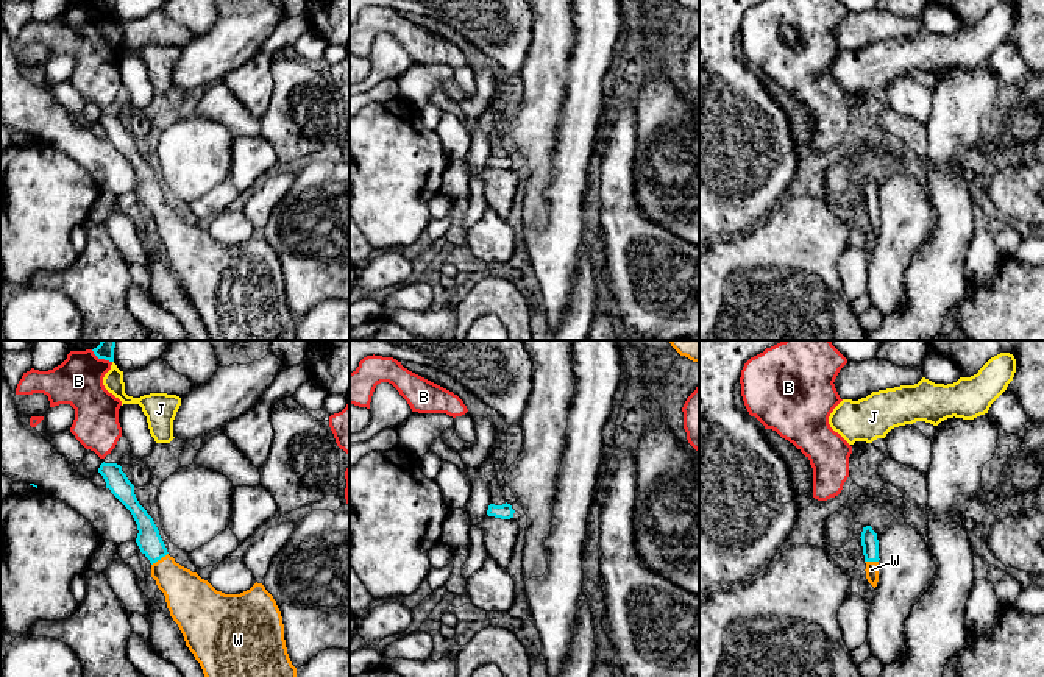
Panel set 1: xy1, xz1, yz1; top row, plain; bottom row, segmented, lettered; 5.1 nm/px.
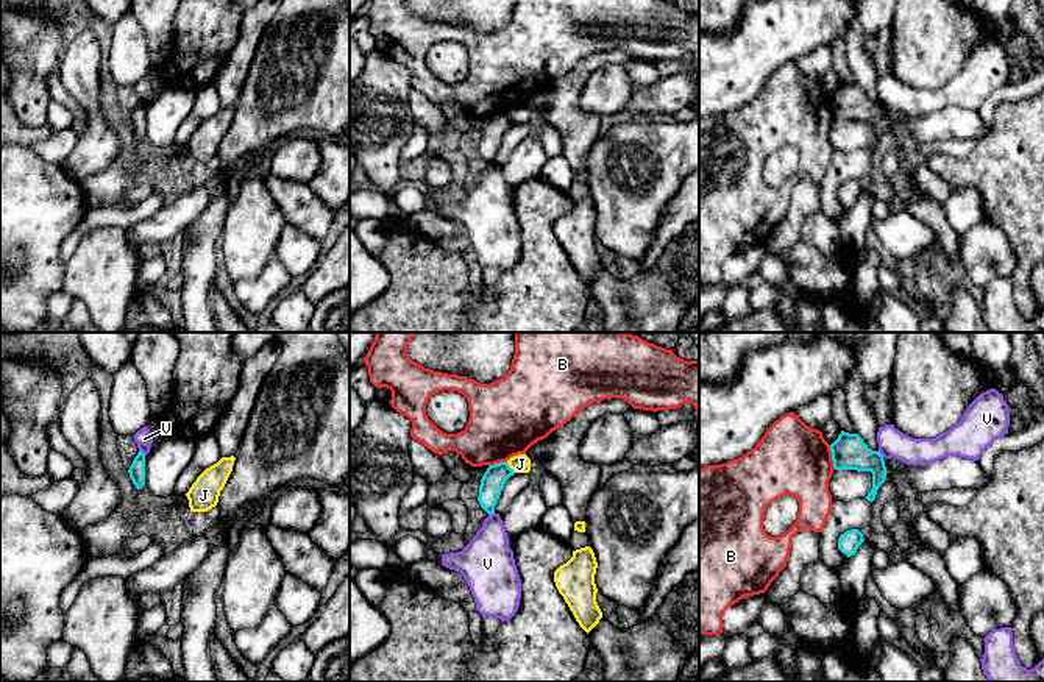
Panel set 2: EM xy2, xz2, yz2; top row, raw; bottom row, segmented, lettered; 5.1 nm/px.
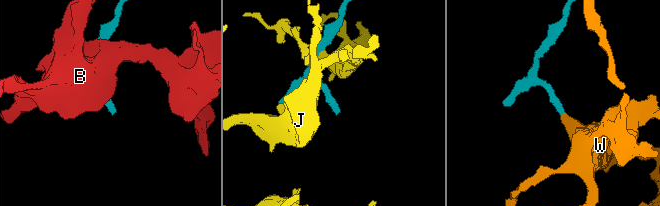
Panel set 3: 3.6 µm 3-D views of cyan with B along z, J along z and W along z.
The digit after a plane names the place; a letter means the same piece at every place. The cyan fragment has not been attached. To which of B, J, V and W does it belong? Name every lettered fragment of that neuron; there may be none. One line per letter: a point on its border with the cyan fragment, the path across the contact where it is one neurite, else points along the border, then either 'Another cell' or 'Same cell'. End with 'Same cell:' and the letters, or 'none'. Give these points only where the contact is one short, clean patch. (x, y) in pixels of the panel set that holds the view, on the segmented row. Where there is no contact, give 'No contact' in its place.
B: Touches cyan at yz2 (832, 458). Boundary: yz2 (829, 445), (835, 468). Another cell
J: Touches cyan at xz2 (509, 467). Boundary: xz2 (506, 462), (515, 472). Another cell
V: Touches cyan at xy2 (141, 451). Boundary: xy2 (139, 450), (145, 454). Another cell
W: Touches cyan at xy1 (159, 559). Path across: xy1 (149, 540), (159, 559), (164, 570), (188, 596). Same cell
Same cell: W

